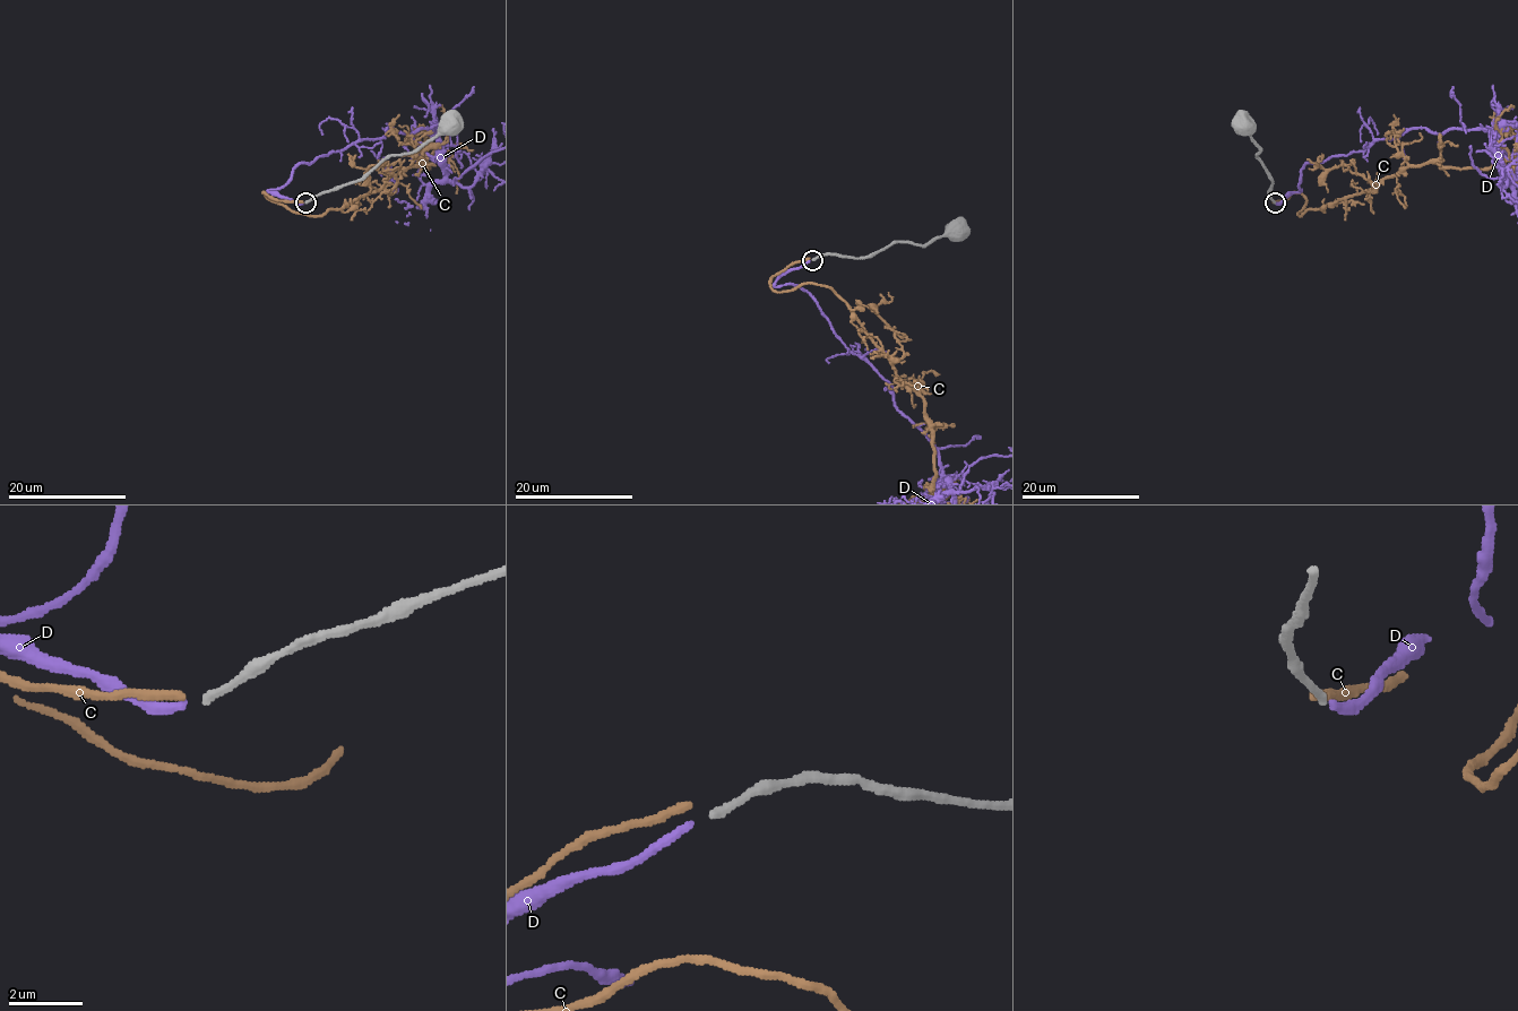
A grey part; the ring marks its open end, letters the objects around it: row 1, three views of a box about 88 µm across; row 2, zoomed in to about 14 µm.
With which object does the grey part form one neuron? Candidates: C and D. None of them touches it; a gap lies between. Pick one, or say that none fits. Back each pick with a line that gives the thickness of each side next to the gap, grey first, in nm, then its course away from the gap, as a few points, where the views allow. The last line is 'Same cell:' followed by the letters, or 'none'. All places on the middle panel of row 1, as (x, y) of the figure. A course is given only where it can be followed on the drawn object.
D: 200 nm thick on the grey side, 240 nm on the other
Same cell: D

